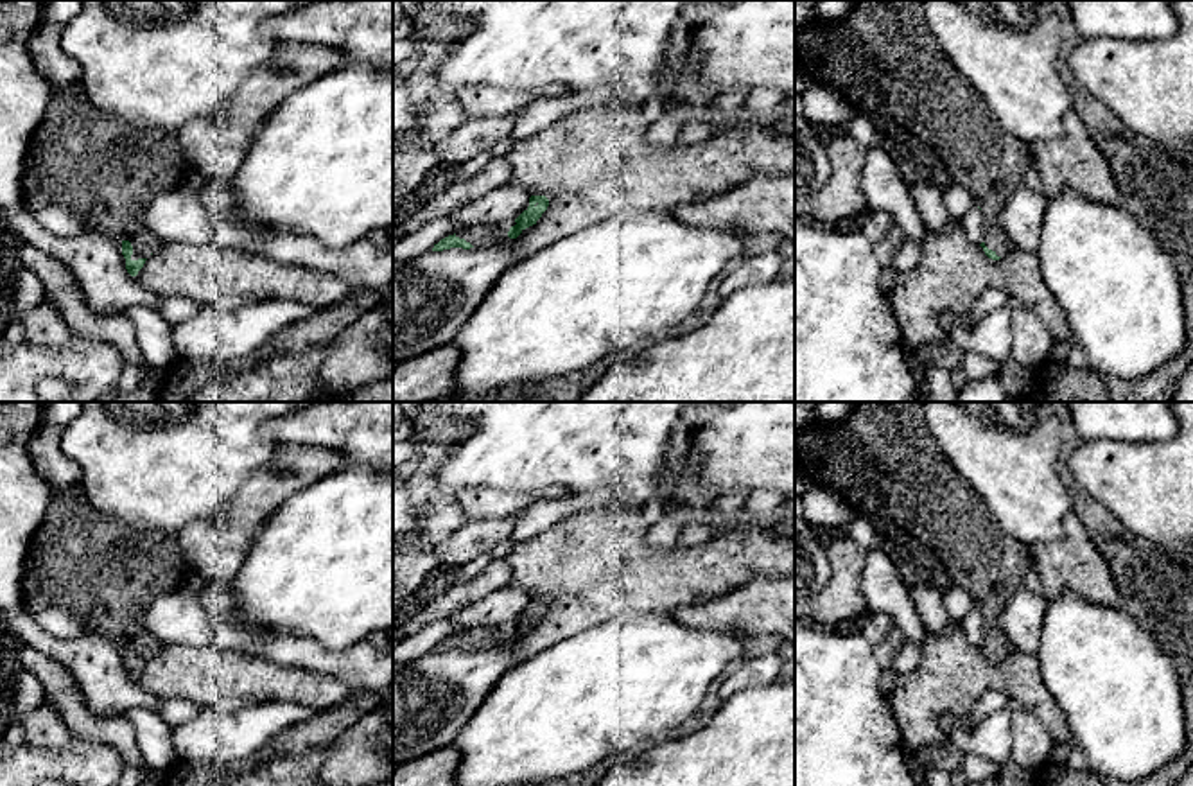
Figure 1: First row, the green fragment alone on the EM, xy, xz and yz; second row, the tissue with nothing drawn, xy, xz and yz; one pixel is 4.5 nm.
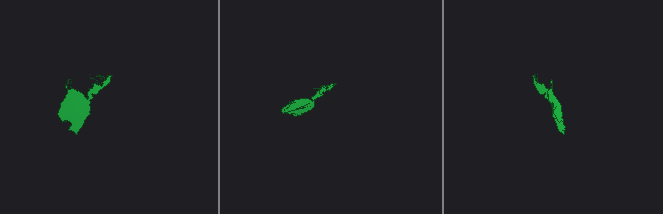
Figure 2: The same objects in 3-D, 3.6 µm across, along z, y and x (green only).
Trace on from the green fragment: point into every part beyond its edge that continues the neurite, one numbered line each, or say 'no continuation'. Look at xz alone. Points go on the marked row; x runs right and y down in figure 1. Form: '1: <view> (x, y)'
1: xz (485, 234)

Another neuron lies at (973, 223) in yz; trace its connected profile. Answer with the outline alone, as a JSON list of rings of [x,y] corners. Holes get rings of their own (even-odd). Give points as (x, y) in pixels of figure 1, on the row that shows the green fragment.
[[[974,205],[962,219],[960,226],[965,231],[965,235],[976,242],[981,244],[985,239],[985,217],[978,205]]]

